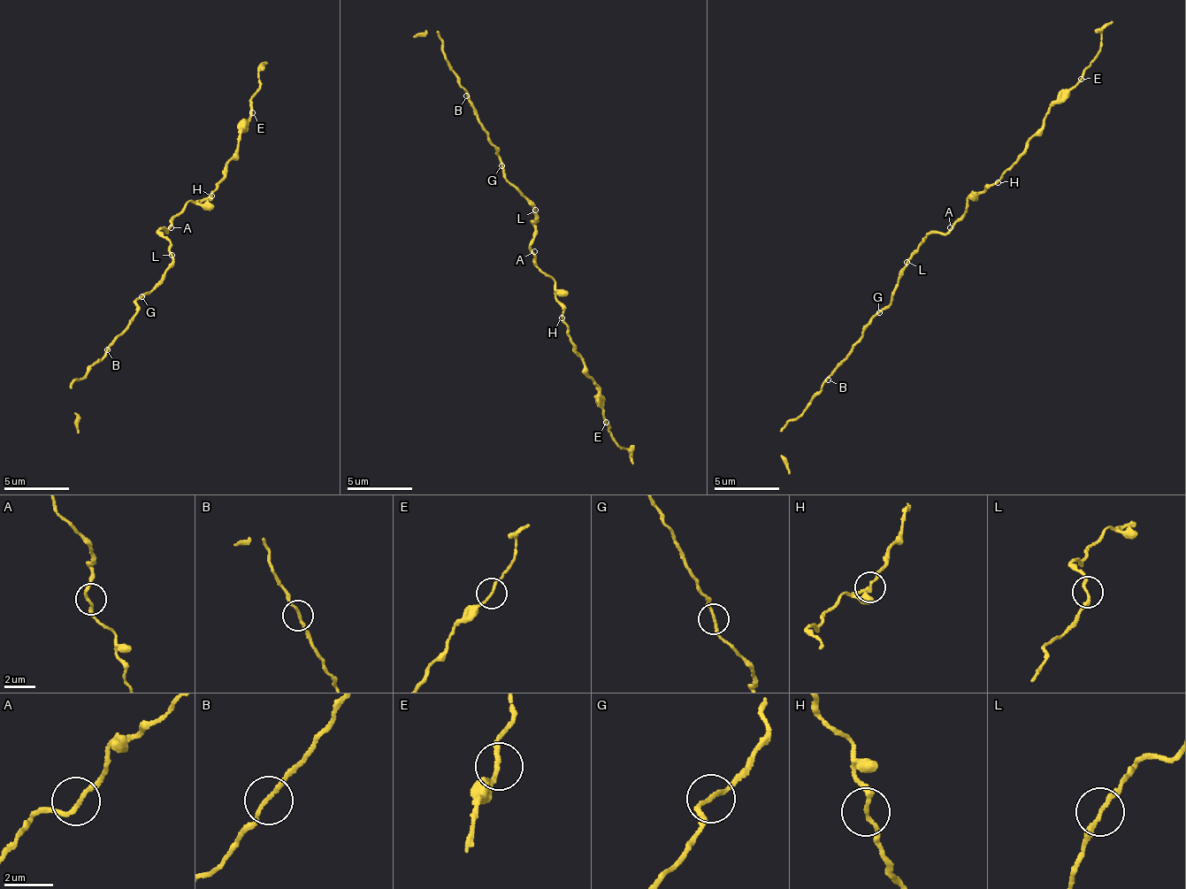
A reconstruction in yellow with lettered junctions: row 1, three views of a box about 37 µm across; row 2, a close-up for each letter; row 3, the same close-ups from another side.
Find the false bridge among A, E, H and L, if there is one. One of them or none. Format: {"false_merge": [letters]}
{"false_merge": []}

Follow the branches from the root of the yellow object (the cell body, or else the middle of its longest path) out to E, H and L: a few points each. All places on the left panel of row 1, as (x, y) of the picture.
E: (164, 230), (188, 201), (197, 203), (212, 198), (252, 112)
H: (164, 230), (163, 227), (166, 230), (184, 204), (188, 201), (197, 203), (212, 198), (211, 195)
L: (164, 230), (172, 256)

